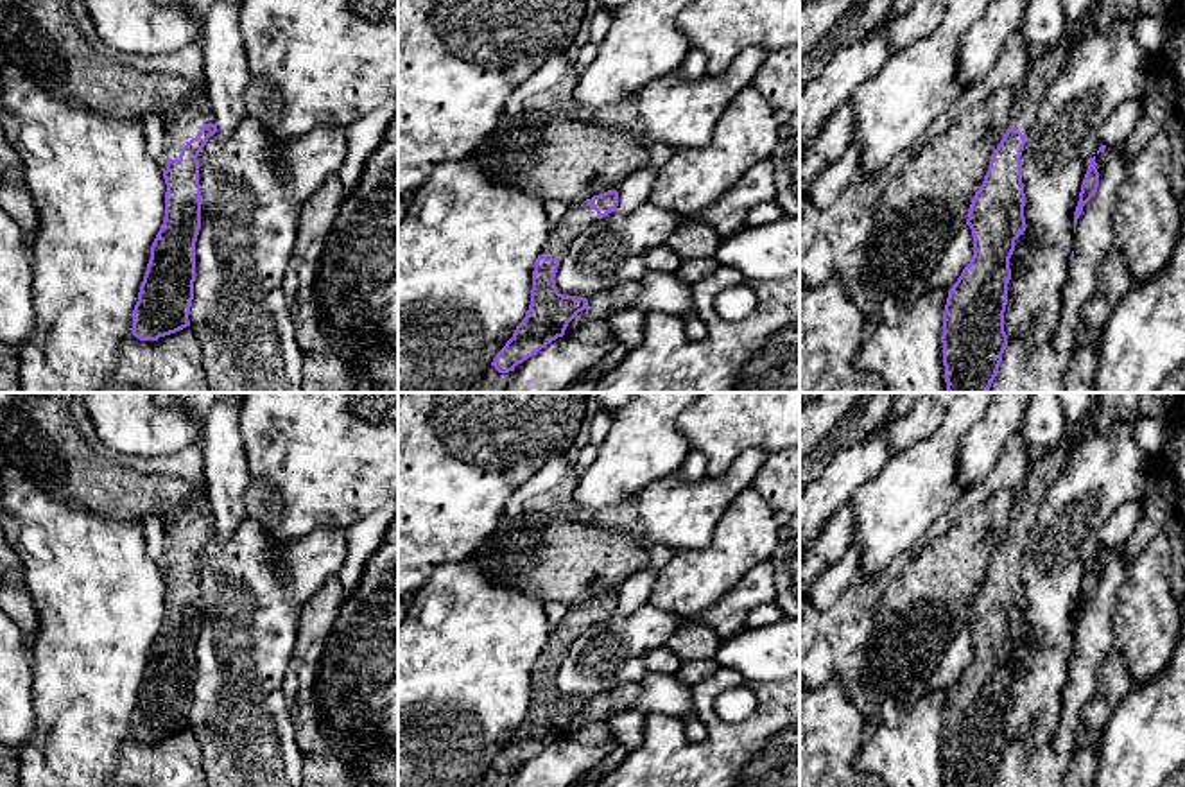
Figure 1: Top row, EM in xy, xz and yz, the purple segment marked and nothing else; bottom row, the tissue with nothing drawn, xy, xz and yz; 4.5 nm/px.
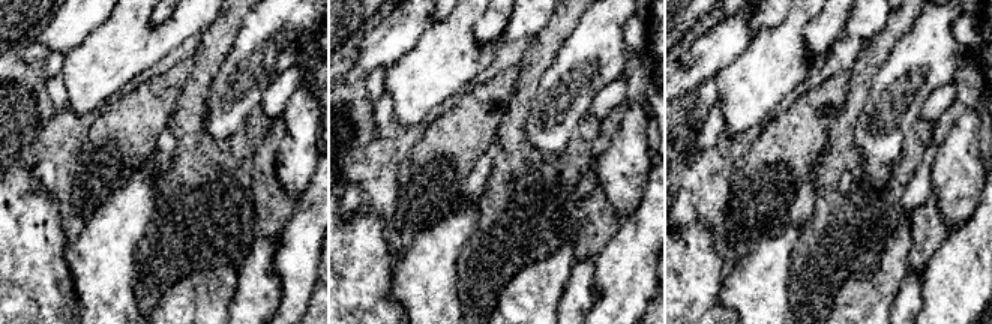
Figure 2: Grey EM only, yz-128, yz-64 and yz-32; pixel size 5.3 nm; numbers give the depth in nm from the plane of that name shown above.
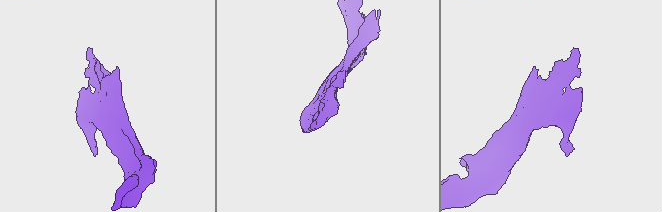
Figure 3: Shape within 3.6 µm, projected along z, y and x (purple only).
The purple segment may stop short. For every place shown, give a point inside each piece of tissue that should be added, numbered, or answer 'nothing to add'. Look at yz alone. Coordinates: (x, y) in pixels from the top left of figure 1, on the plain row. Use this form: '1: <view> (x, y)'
1: yz (1049, 465)

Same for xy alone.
1: xy (198, 513)

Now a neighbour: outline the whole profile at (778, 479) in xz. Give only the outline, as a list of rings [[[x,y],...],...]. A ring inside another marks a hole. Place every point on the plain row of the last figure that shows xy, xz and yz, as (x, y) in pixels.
[[[800,446],[771,454],[753,486],[783,520],[800,513]]]

